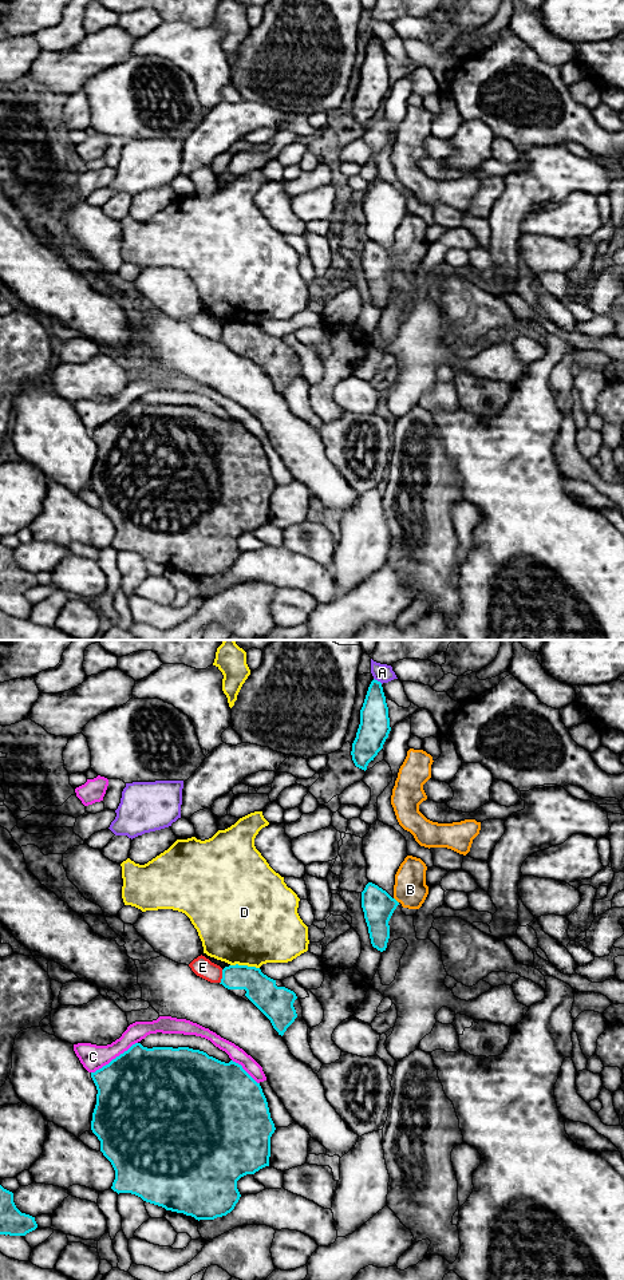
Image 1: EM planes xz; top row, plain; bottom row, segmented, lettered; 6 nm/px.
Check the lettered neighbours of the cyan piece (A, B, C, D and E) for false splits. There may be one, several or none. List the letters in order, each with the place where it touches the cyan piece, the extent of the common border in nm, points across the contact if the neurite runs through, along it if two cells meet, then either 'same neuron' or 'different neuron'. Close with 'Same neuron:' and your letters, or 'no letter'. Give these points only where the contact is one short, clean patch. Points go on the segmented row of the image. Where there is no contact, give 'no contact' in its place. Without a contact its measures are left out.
A: meets cyan in xz at (376, 680); contact 70 nm long; different neuron
B: meets cyan in xz at (395, 900); contact 50 nm long; runs through xz (378, 905), (395, 900), (410, 889); same neuron
C: meets cyan in xz at (115, 1058); contact 340 nm long; different neuron
D: meets cyan in xz at (245, 966); contact 180 nm long; different neuron
E: meets cyan in xz at (222, 976); contact 90 nm long; different neuron
Same neuron: B

